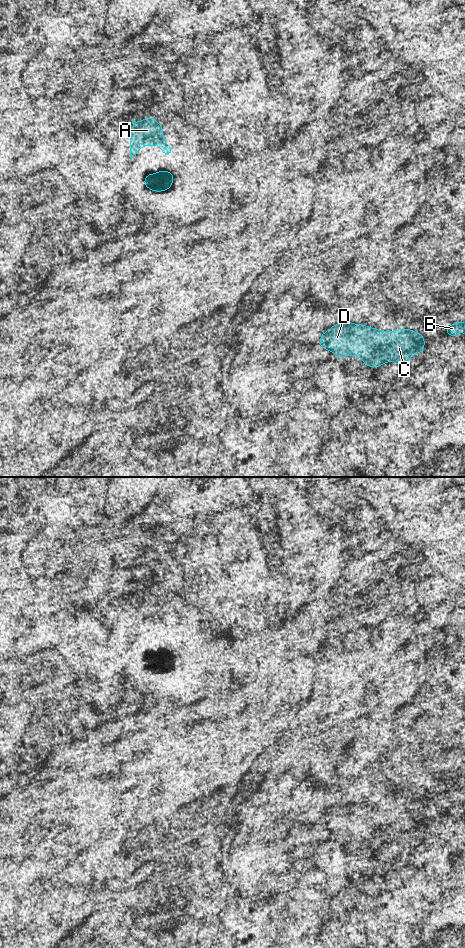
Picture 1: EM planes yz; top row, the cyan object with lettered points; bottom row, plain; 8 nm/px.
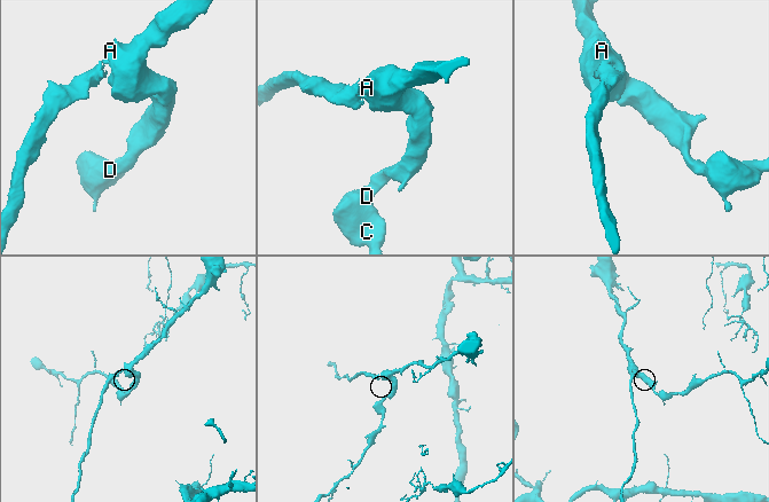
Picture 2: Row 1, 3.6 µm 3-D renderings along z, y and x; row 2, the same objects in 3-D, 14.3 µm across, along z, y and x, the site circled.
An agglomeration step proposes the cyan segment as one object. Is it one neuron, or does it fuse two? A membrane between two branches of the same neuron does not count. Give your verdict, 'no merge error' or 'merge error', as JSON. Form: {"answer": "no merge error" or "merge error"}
{"answer": "no merge error"}

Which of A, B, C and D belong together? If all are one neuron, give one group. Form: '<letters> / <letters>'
A B C D

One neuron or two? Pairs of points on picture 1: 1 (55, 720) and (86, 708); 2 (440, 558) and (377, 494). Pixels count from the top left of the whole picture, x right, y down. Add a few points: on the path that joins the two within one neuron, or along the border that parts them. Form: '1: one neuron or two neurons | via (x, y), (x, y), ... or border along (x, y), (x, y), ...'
1: two neurons | border along (84, 701), (79, 708)
2: one neuron | via (425, 542), (393, 510)

